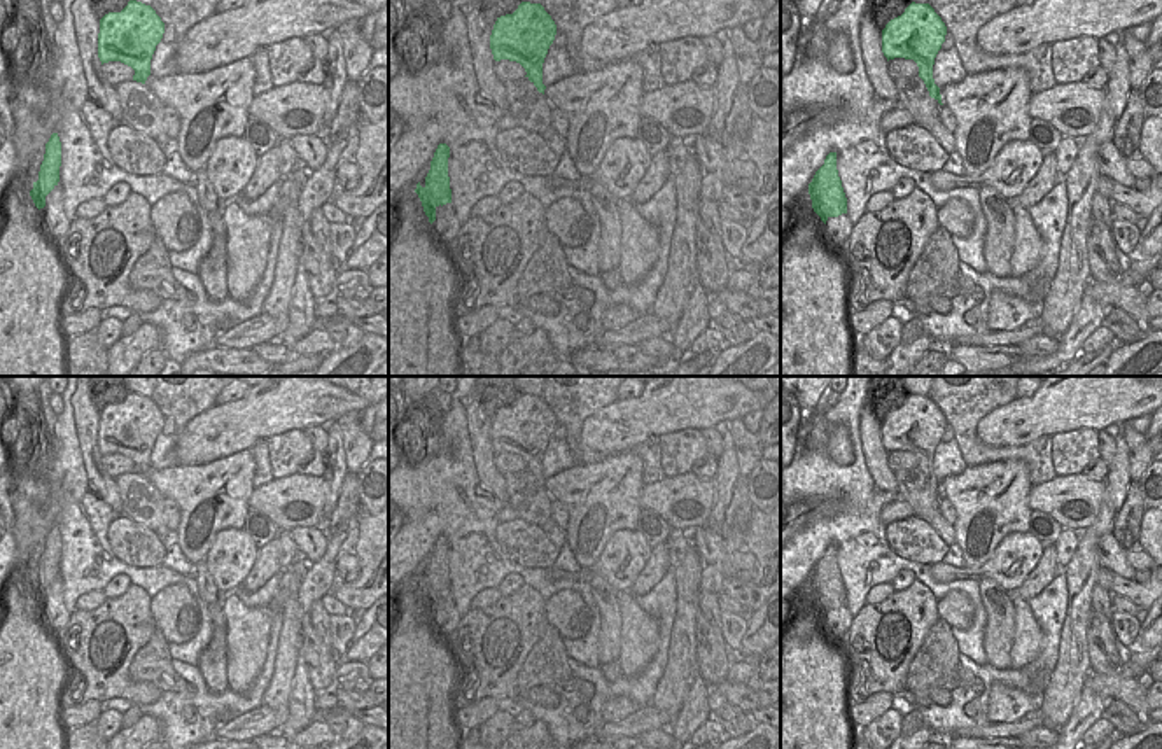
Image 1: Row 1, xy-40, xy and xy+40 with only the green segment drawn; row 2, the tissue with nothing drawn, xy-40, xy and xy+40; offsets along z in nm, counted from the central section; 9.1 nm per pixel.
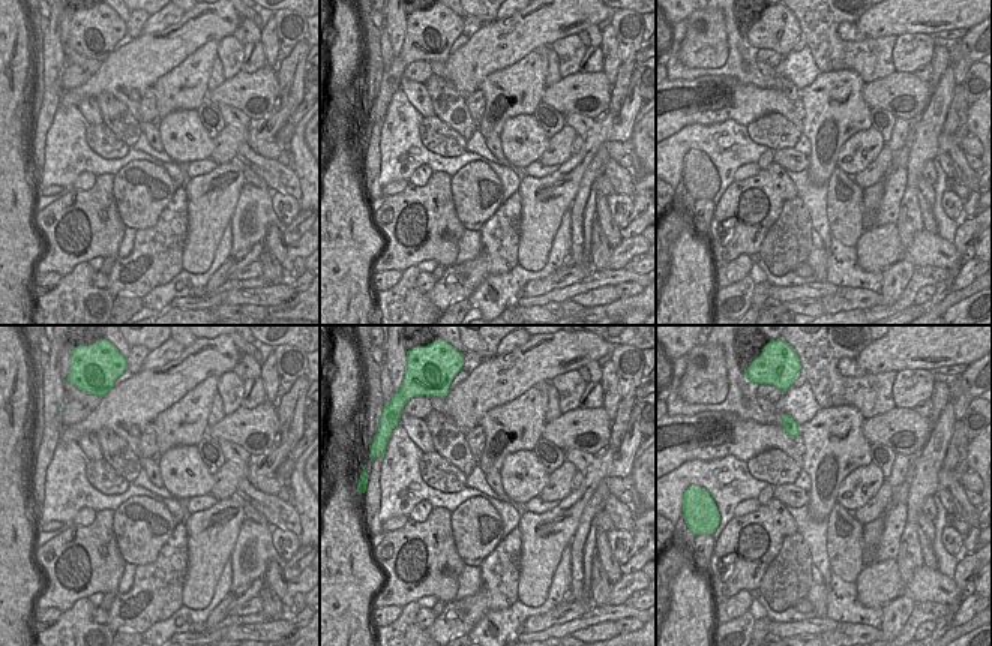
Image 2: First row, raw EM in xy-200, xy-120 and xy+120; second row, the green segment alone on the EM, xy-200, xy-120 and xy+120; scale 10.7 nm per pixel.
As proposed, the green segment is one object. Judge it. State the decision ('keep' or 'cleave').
keep

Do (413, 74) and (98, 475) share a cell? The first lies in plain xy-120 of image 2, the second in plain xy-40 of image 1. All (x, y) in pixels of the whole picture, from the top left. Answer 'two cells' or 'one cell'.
two cells

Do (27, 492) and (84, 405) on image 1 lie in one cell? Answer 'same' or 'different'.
different

